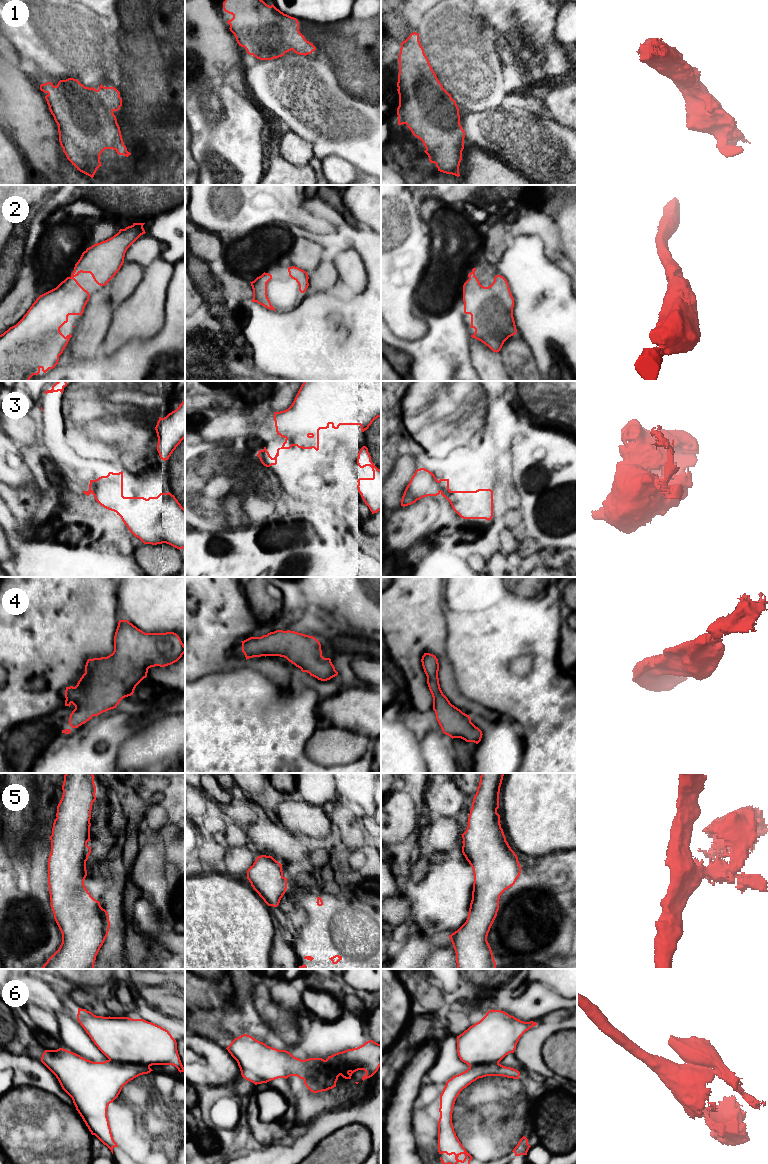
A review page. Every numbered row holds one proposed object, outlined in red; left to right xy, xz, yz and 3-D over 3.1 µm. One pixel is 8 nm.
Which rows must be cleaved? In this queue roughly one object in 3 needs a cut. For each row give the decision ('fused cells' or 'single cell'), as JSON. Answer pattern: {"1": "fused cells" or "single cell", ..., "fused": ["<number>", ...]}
{"1": "single cell", "2": "single cell", "3": "fused cells", "4": "single cell", "5": "single cell", "6": "fused cells", "fused": ["3", "6"]}

